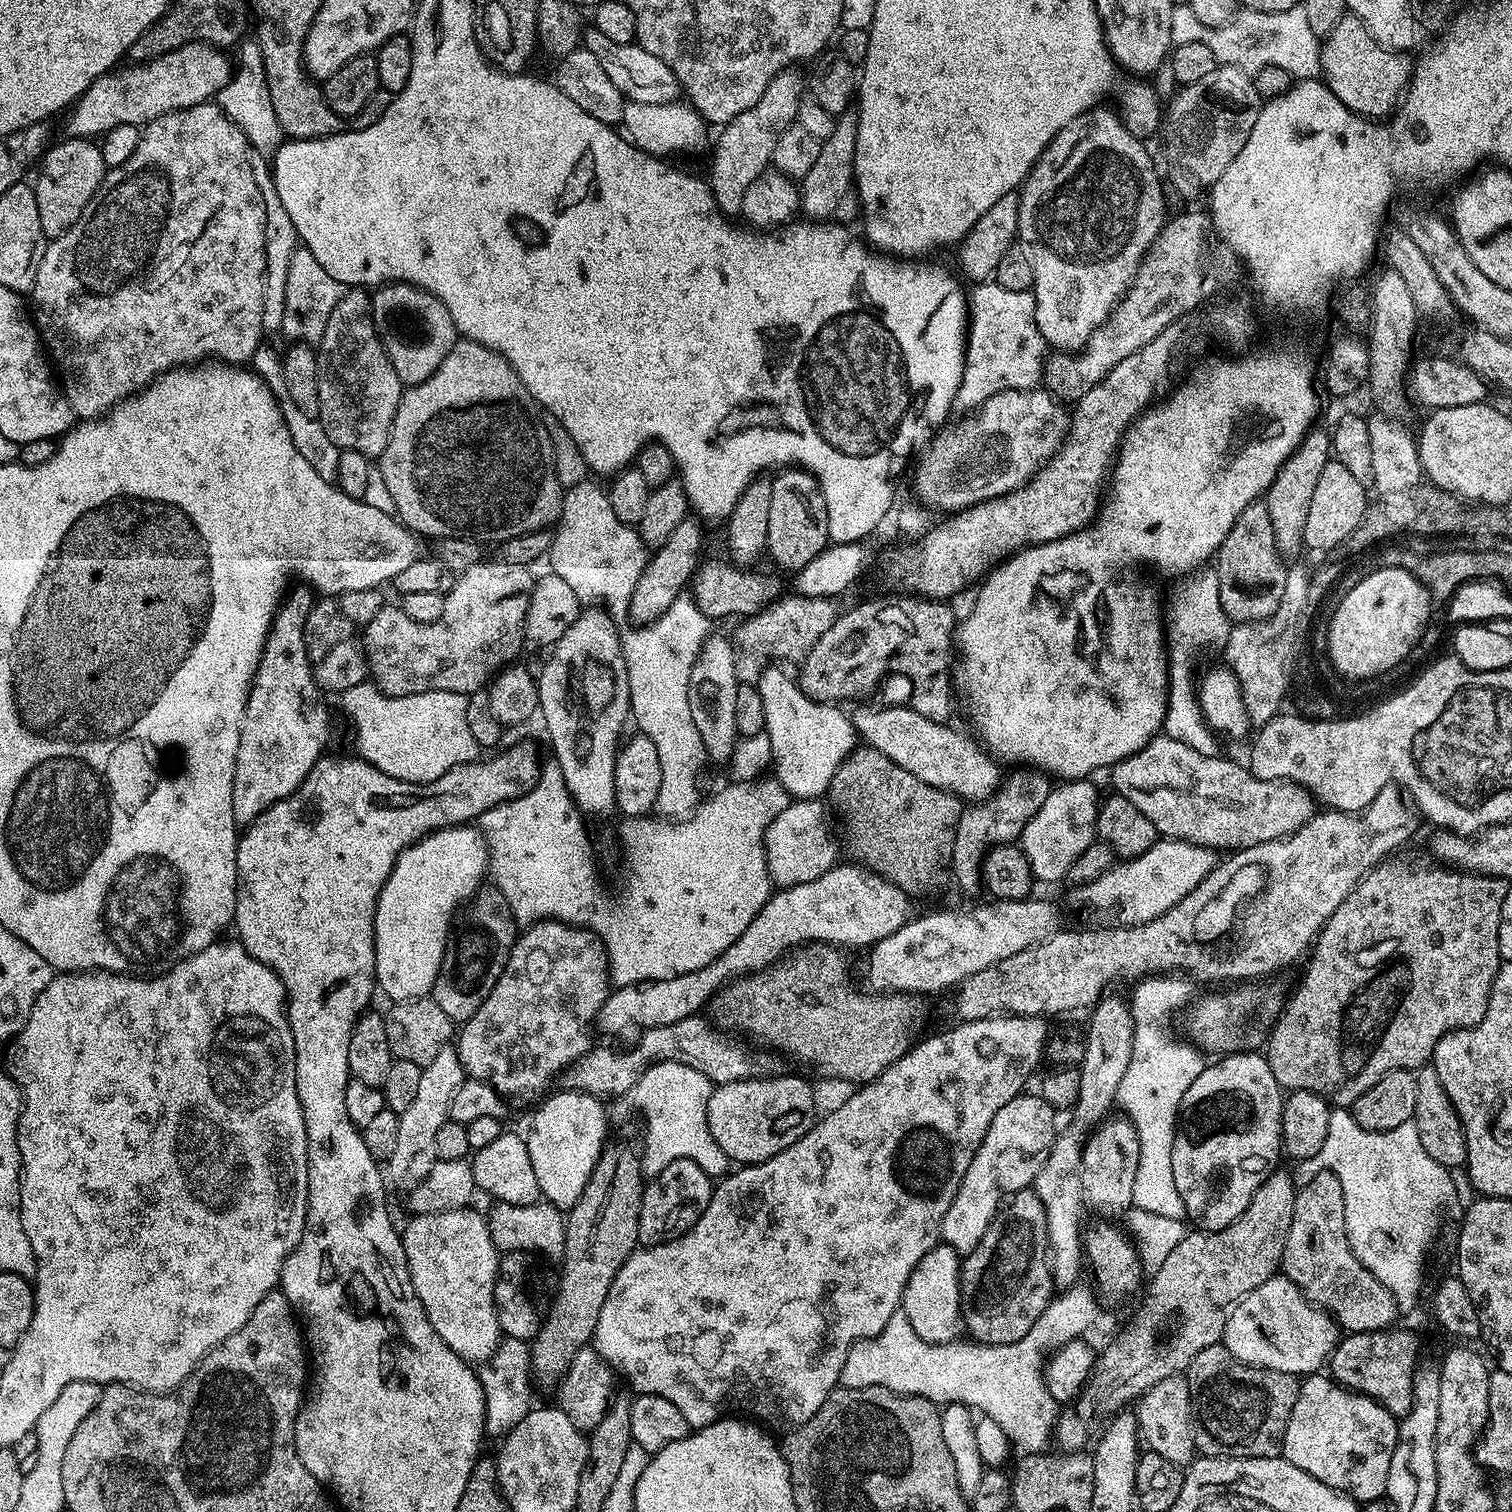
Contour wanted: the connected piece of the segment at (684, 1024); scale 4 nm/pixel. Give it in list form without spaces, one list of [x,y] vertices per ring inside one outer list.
[[[707,1015],[687,1016],[682,1018],[682,1022],[652,1028],[629,1047],[632,1048],[629,1052],[611,1052],[608,1048],[593,1047],[563,1073],[563,1087],[574,1092],[588,1092],[597,1098],[627,1097],[649,1064],[661,1060],[675,1060],[677,1064],[690,1066],[698,1070],[698,1074],[706,1074],[713,1085],[751,1080],[762,1072],[760,1056],[751,1046],[747,1039],[721,1030]]]

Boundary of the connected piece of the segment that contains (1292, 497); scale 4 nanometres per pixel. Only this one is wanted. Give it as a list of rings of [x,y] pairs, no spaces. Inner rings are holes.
[[[1313,430],[1305,436],[1296,448],[1295,454],[1280,468],[1272,485],[1266,493],[1266,503],[1270,510],[1270,522],[1274,525],[1274,542],[1278,542],[1281,556],[1291,558],[1305,551],[1304,531],[1306,517],[1310,514],[1310,498],[1314,498],[1314,489],[1318,487],[1318,478],[1322,475],[1322,466],[1333,459],[1332,438],[1327,431]]]

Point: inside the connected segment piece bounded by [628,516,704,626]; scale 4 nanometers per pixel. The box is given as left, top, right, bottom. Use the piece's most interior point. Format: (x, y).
(670, 568)

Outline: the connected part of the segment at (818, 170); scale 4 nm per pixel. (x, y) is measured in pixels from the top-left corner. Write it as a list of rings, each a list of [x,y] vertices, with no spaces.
[[[849,110],[836,117],[834,134],[821,140],[818,158],[814,166],[806,170],[799,181],[800,206],[799,211],[805,212],[807,219],[812,222],[824,222],[832,218],[838,202],[853,191],[854,188],[854,150],[858,146],[859,111]]]

